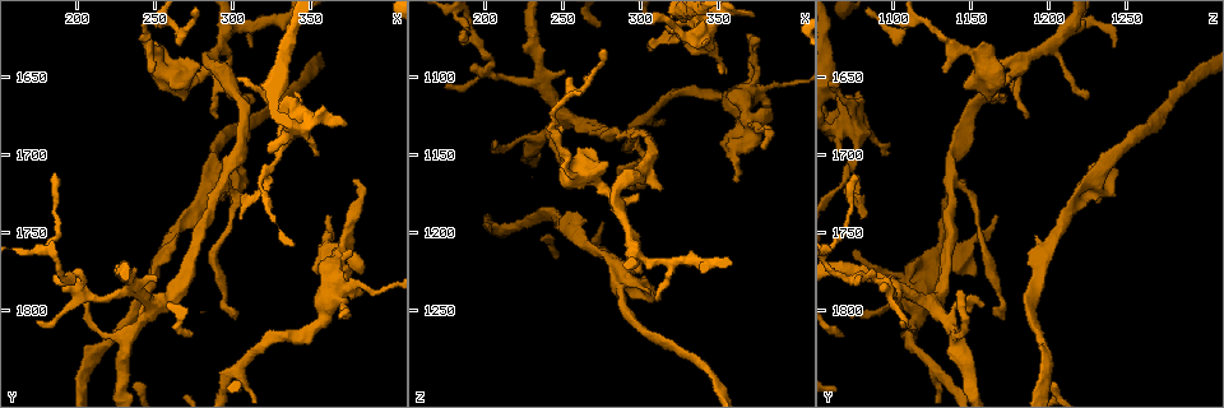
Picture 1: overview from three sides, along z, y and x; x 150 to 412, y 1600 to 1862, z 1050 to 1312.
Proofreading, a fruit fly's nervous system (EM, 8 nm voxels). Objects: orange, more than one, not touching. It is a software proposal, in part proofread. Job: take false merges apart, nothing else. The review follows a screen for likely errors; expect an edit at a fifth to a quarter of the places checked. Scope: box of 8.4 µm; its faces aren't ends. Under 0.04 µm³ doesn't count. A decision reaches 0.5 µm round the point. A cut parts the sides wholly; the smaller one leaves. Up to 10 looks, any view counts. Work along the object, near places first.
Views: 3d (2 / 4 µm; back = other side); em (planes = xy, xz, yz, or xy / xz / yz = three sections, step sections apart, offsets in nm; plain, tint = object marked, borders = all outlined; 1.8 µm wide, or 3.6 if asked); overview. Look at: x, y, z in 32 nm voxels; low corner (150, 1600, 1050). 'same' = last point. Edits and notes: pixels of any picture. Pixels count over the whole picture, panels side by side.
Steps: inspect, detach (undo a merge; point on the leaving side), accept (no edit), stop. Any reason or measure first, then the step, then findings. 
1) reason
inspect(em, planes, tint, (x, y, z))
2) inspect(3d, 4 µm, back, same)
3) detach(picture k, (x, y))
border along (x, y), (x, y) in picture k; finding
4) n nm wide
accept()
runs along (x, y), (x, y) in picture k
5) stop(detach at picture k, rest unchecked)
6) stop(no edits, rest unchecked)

branch point
inspect(3d, 2 µm, back, (284, 1644, 1178))

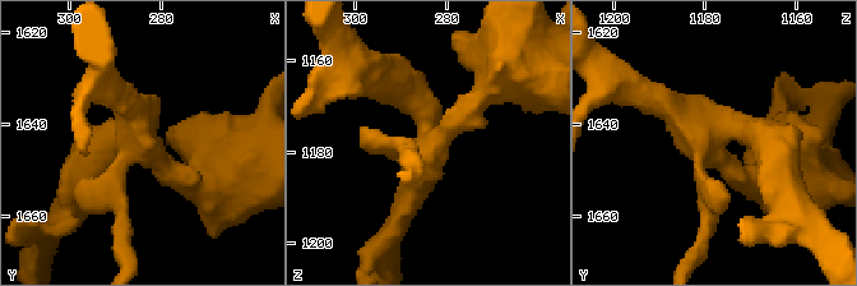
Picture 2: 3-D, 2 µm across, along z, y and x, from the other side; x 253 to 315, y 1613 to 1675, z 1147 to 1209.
now the EM
inspect(em, xz, step 8, tint, (283, 1644, 1176))

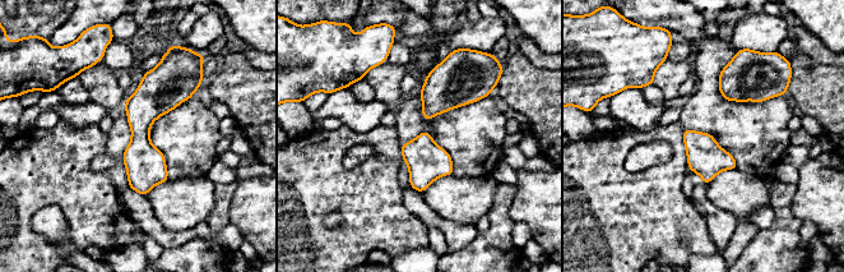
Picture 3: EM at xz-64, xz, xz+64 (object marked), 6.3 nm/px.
accept()
runs along (162, 67), (140, 115), (142, 190) in picture 3; one neuron here

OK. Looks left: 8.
inspect(3d, 2 µm, back, (286, 1716, 1228))

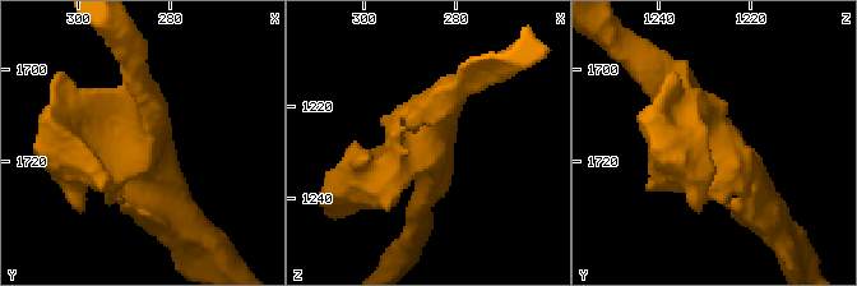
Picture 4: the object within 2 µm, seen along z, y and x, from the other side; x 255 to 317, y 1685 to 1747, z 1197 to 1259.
need the tissue
inspect(em, planes, borders, (288, 1716, 1228))

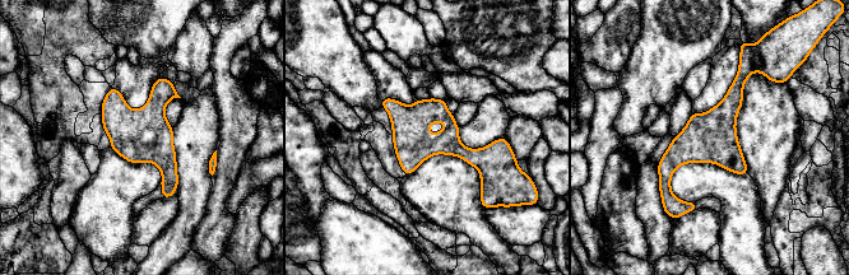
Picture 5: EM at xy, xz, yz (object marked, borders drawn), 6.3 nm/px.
accept()
one neuron here

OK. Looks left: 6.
a fork
inspect(em, planes, tint, (338, 1678, 1072))

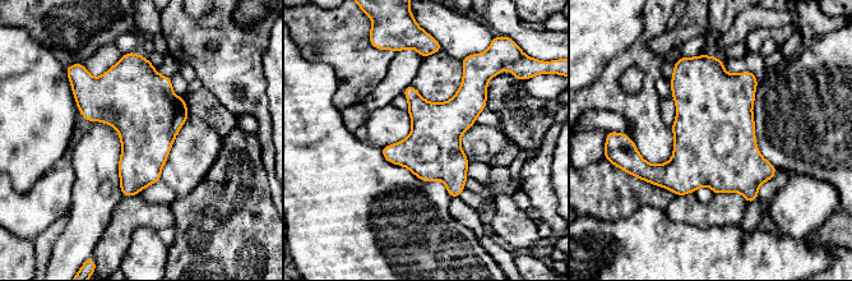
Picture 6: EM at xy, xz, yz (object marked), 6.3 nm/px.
accept()
one neuron here

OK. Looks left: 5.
two arms at a narrow angle
inspect(3d, 4 µm, (364, 1786, 1120))

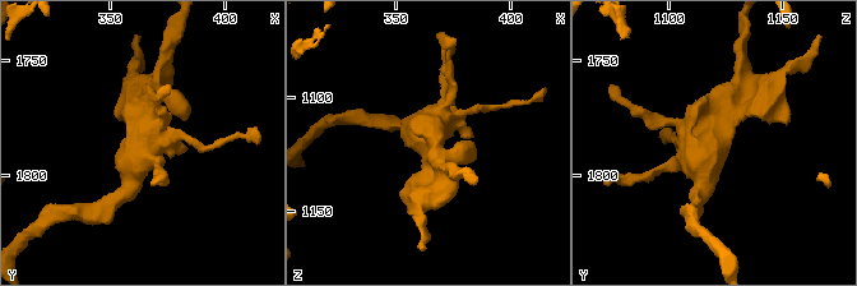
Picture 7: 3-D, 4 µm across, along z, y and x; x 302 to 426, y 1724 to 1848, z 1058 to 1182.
need the tissue
inspect(em, 3.6 µm, planes, plain, (366, 1785, 1119))

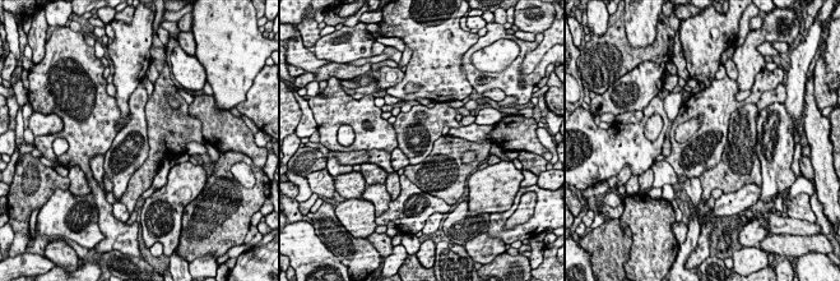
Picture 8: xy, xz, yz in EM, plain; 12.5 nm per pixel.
inspect(em, 3.6 µm, planes, tint, same)

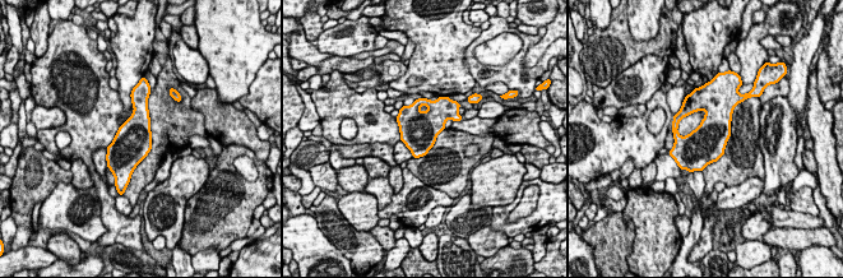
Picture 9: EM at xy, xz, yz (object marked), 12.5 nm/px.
480 nm wide
accept()
continuous, no second neuron

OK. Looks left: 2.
stop(no edits, rest unchecked)

